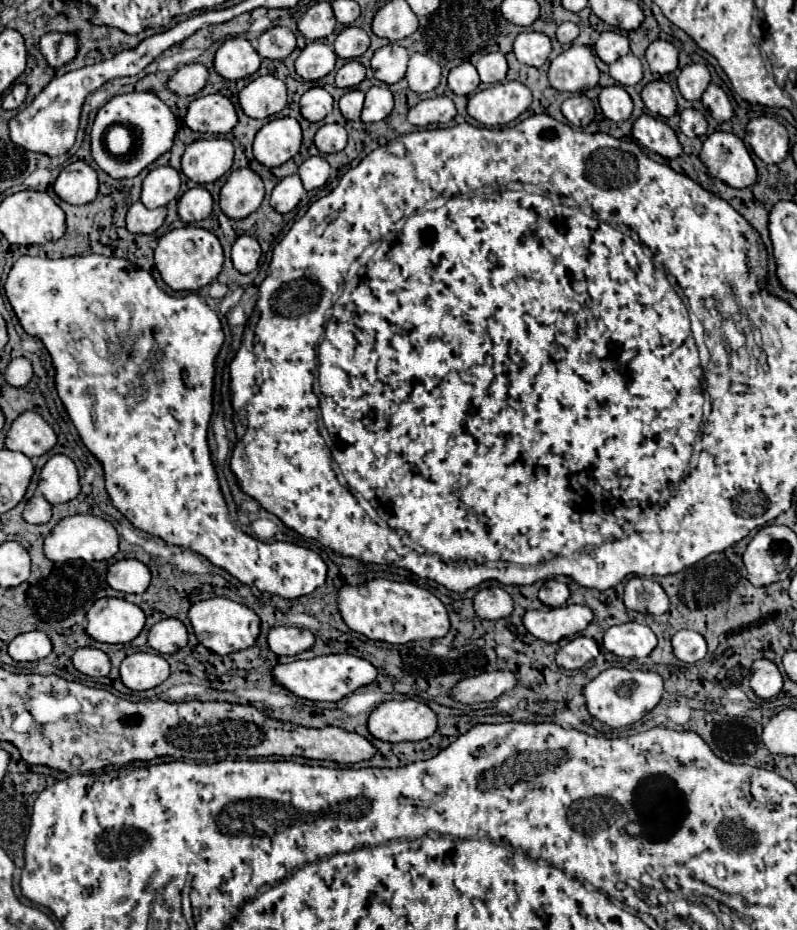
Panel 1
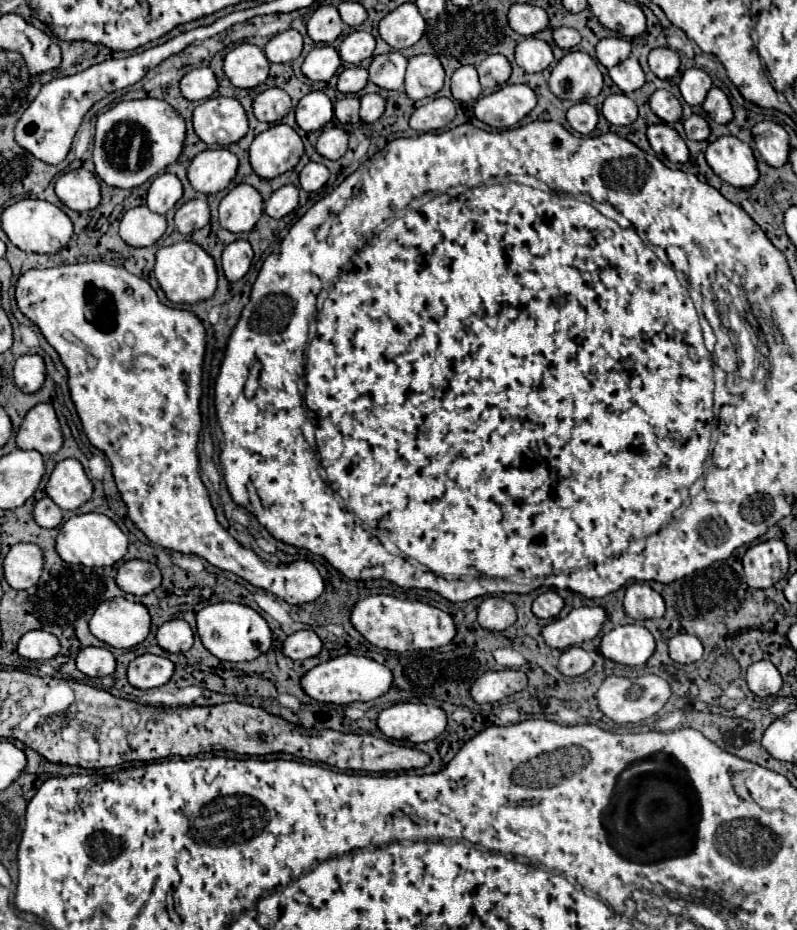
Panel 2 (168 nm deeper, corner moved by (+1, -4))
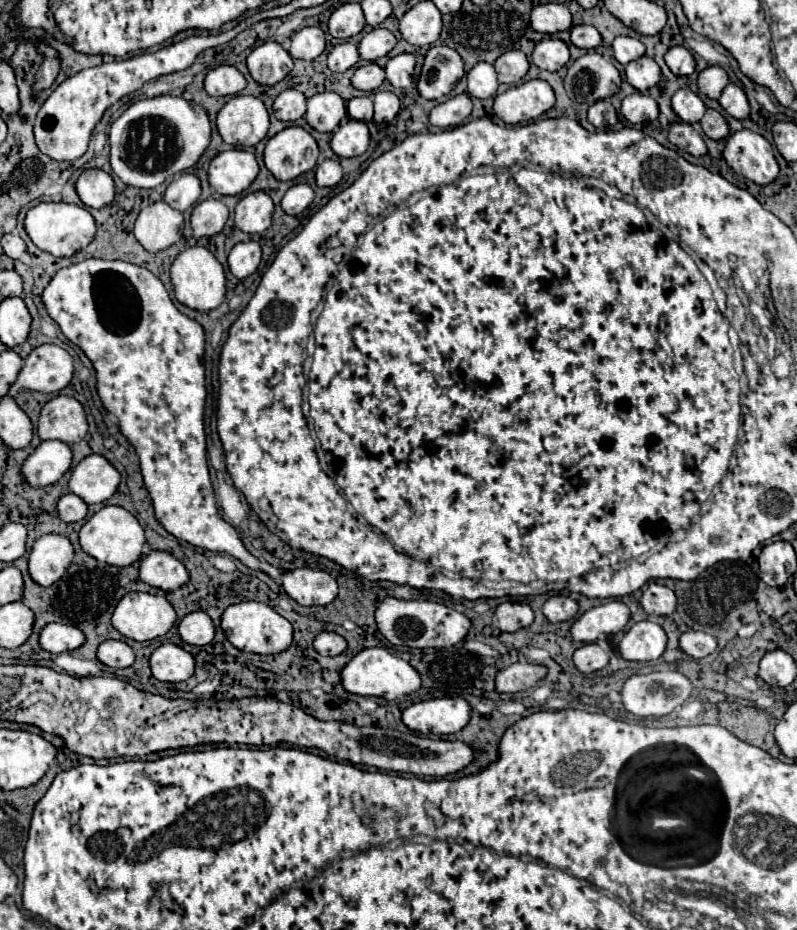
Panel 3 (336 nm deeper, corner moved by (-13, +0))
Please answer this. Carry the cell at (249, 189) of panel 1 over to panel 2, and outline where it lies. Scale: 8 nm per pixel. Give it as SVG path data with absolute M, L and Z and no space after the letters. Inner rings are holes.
M236 185L220 201L220 225L232 233L252 231L262 215L262 197L250 185Z

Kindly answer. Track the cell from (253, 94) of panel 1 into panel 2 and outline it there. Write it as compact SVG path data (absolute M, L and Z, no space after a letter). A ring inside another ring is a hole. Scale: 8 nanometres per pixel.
M266 89L254 99L254 115L258 121L278 123L292 109L292 101L282 89Z

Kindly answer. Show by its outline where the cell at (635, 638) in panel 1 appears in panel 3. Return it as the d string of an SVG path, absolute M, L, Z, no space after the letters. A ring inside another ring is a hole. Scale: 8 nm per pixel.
M634 623L622 637L618 651L628 661L656 661L666 649L666 633L658 623Z

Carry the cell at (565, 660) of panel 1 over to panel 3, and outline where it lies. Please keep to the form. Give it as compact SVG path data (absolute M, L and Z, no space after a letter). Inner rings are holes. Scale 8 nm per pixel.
M596 643L582 645L580 649L574 651L574 665L582 673L600 671L608 665L608 653L602 647L598 647Z

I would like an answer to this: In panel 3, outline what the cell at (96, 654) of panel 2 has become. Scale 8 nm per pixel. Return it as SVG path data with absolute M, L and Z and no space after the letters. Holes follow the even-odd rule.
M104 641L98 647L96 657L98 657L98 661L102 661L104 665L108 665L112 669L130 667L134 663L134 653L124 641Z

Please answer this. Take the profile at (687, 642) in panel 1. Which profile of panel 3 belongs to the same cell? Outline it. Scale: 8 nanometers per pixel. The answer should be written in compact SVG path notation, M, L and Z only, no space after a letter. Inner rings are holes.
M686 631L680 637L680 647L686 655L690 655L694 659L702 659L716 651L716 639L702 631Z

